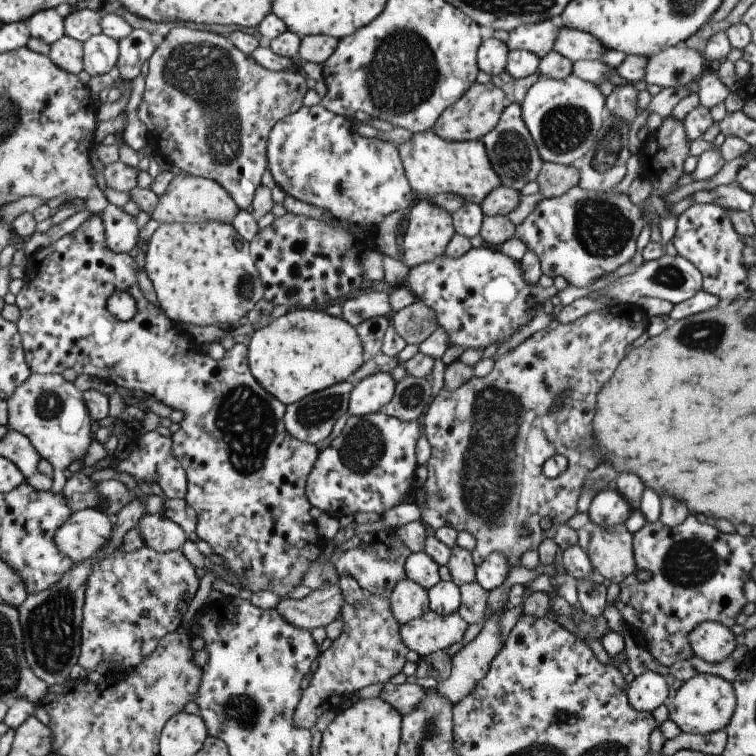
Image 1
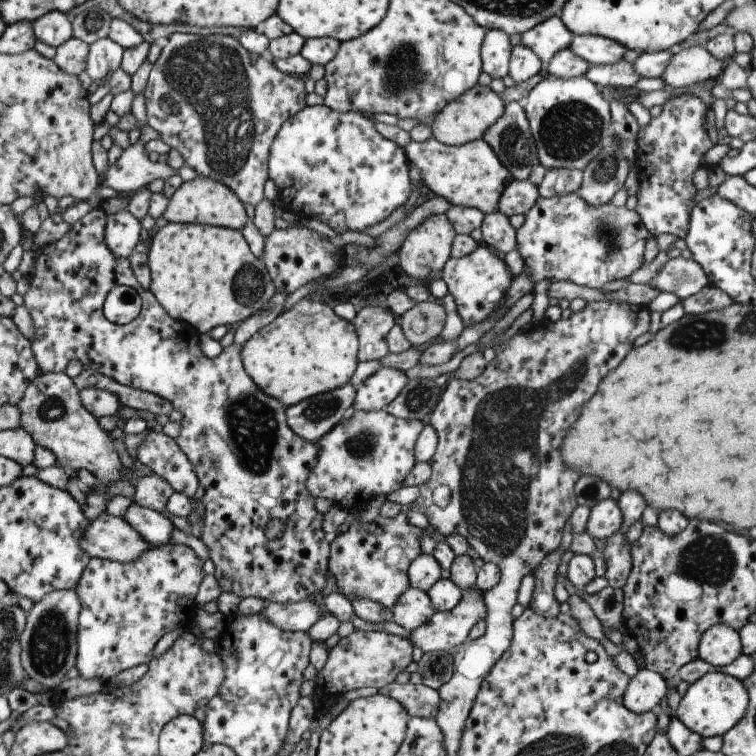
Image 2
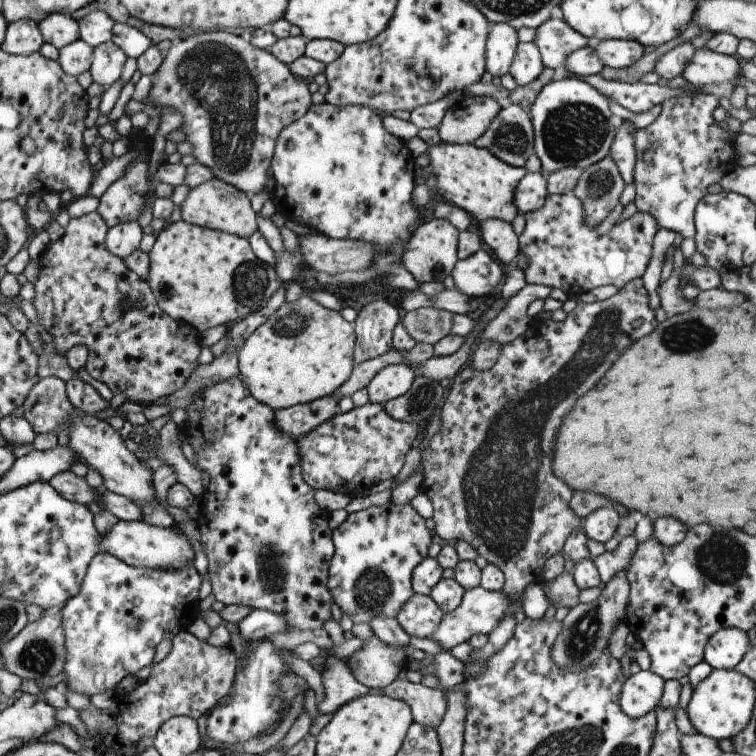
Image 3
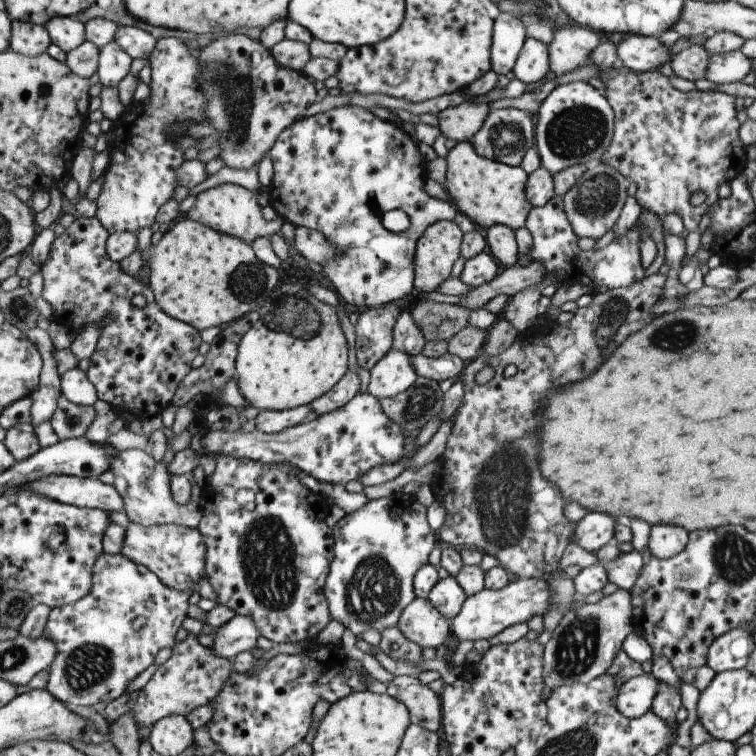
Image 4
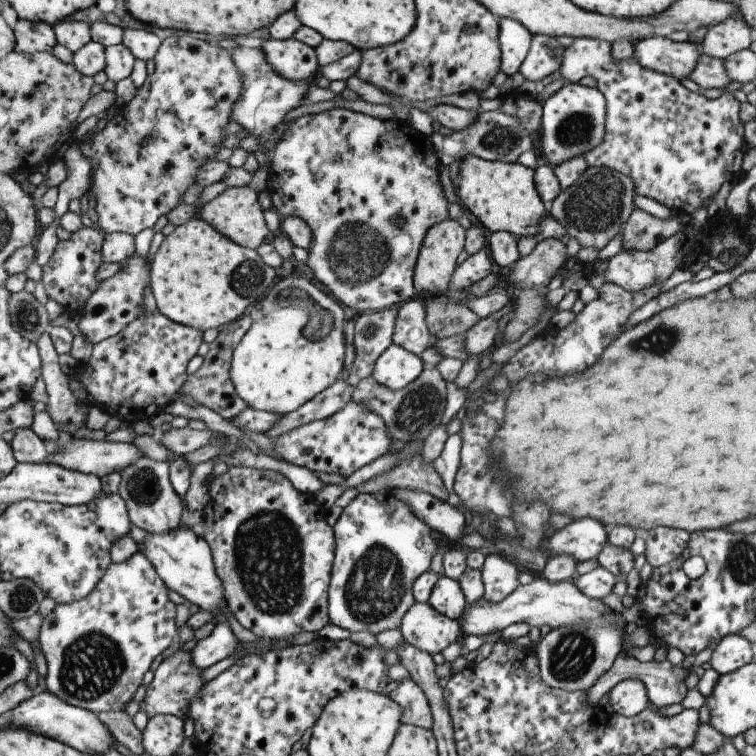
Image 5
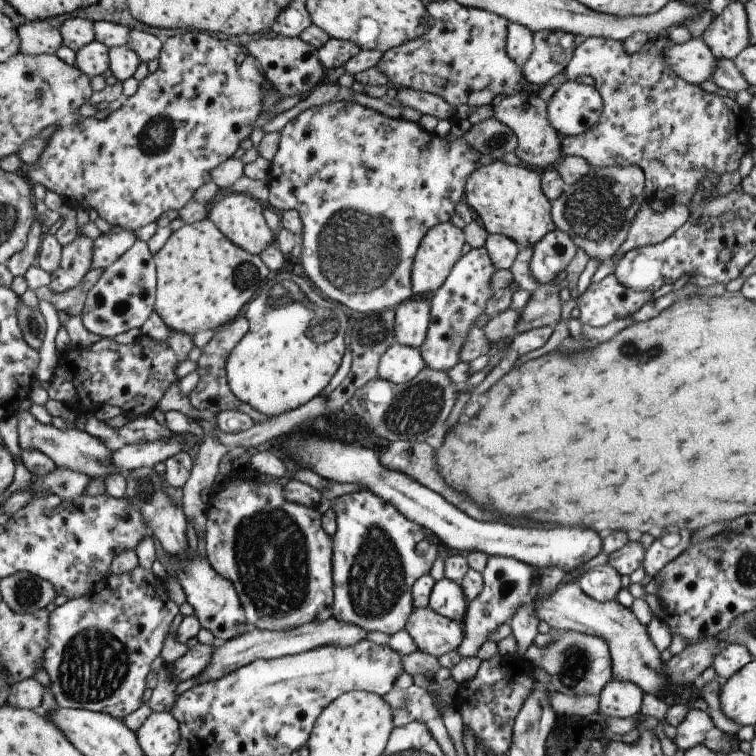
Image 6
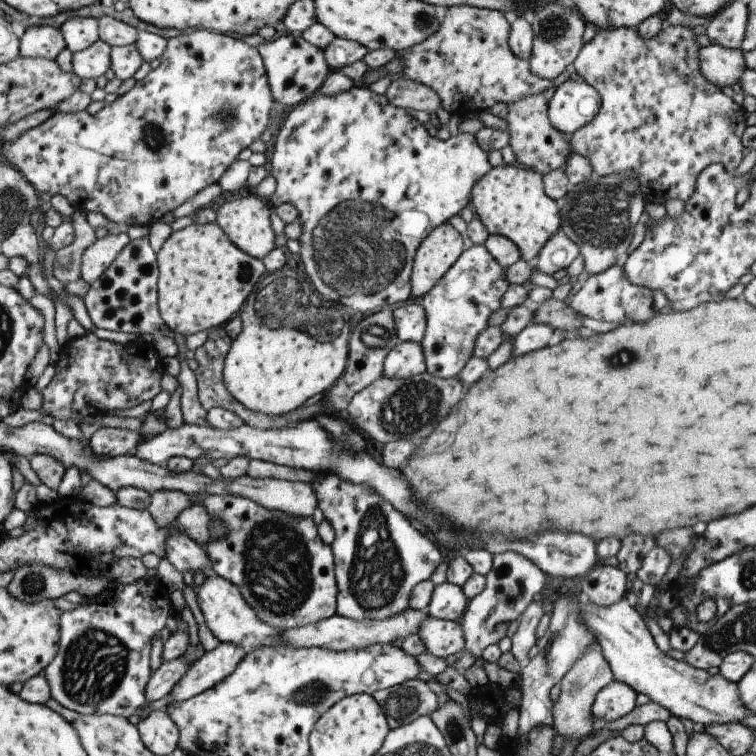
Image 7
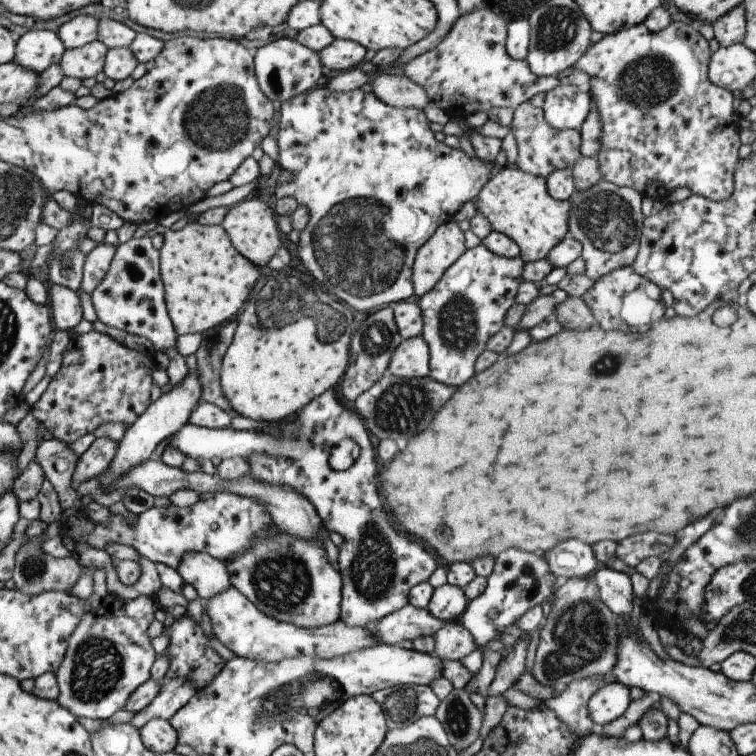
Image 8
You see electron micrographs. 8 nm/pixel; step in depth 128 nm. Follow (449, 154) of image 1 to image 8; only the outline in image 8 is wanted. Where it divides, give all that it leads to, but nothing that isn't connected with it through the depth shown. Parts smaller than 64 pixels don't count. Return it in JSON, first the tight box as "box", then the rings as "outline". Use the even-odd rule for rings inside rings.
{"box":[476,164,569,263],"outline":[[[505,164],[495,170],[477,193],[476,199],[476,212],[487,218],[492,231],[505,234],[517,244],[518,256],[524,263],[545,259],[549,250],[567,234],[569,199],[559,201],[551,198],[547,194],[545,178],[533,176],[515,166]]]}

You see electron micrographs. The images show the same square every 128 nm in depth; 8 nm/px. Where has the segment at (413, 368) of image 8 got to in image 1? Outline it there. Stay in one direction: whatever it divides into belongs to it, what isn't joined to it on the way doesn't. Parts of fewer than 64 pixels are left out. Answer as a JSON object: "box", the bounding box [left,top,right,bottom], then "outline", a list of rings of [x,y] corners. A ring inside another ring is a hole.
{"box":[347,372,396,416],"outline":[[[377,372],[353,383],[347,405],[350,416],[365,416],[377,412],[391,400],[396,381],[389,372]]]}

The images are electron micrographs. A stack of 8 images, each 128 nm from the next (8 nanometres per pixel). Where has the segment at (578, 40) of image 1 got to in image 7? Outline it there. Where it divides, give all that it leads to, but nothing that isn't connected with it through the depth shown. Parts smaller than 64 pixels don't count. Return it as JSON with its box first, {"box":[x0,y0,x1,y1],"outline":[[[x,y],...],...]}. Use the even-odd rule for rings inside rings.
{"box":[699,44,747,89],"outline":[[[717,44],[701,47],[699,67],[703,78],[711,84],[728,89],[739,82],[741,74],[747,70],[740,48],[731,50]]]}

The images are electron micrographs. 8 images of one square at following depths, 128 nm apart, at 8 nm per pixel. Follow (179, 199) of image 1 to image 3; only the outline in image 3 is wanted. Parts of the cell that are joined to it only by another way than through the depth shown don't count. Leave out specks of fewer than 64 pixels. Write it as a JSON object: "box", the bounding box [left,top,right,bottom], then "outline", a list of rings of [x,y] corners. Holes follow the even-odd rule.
{"box":[178,177,257,239],"outline":[[[212,177],[210,180],[189,189],[185,200],[178,206],[181,212],[181,221],[189,224],[218,230],[227,234],[248,239],[253,232],[257,231],[257,213],[253,212],[249,204],[249,196],[237,190],[231,184],[227,184],[219,178]]]}

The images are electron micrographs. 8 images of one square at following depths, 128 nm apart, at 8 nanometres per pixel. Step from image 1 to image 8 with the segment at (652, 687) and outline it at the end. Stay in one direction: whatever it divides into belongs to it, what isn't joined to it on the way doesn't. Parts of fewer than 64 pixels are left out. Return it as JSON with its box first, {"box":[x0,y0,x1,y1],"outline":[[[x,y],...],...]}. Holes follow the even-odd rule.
{"box":[587,683,630,727],"outline":[[[621,683],[600,685],[587,701],[589,718],[596,727],[602,727],[619,718],[630,703],[629,690]]]}

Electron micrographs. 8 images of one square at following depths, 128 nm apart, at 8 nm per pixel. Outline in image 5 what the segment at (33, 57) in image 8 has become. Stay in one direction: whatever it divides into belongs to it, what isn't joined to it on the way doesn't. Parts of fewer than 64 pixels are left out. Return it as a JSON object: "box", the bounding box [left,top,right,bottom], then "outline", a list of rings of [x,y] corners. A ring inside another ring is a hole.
{"box":[12,19,56,54],"outline":[[[17,19],[12,31],[14,50],[19,54],[49,53],[56,43],[52,26],[45,22]]]}

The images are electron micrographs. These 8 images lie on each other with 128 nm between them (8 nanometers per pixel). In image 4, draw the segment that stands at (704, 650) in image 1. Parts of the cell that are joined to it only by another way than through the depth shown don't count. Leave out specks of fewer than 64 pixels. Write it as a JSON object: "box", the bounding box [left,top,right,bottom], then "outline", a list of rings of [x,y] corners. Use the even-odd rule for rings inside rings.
{"box":[706,630,754,673],"outline":[[[728,630],[707,649],[706,665],[716,673],[743,669],[754,647],[752,637],[743,630]]]}

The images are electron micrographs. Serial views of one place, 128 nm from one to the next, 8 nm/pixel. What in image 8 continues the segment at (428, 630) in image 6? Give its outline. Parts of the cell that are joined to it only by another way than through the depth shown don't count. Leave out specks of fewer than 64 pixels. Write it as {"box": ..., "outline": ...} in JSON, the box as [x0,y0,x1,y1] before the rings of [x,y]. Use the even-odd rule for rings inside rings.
{"box":[432,622,477,661],"outline":[[[450,622],[441,626],[432,636],[434,652],[441,661],[459,661],[477,646],[473,642],[473,636],[457,622]]]}

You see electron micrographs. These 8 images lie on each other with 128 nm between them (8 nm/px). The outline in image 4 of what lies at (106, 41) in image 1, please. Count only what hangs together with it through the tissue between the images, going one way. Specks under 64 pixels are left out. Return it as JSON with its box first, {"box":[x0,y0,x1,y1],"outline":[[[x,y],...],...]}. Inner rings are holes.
{"box":[97,41,132,87],"outline":[[[115,41],[108,42],[99,49],[97,59],[97,74],[101,86],[115,87],[127,74],[132,61]]]}

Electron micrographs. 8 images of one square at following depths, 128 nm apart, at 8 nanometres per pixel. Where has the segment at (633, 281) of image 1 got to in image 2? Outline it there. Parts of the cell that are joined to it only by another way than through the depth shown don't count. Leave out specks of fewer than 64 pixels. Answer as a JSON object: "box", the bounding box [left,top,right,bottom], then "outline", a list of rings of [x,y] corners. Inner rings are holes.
{"box":[647,253,708,302],"outline":[[[672,253],[659,268],[659,272],[647,282],[661,293],[675,294],[679,302],[708,285],[707,276],[697,262]]]}

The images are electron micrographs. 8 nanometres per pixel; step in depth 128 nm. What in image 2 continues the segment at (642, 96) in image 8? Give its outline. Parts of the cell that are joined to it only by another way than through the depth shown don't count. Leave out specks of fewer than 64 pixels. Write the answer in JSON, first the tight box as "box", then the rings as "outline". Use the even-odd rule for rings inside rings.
{"box":[518,15,713,238],"outline":[[[555,15],[520,34],[518,44],[533,50],[542,66],[547,66],[555,52],[569,48],[571,38],[573,34],[563,26],[560,17]],[[675,96],[664,102],[657,117],[638,128],[636,168],[638,186],[635,212],[640,222],[652,236],[659,234],[675,234],[685,238],[689,212],[693,208],[693,197],[696,190],[692,177],[696,170],[704,165],[702,157],[713,147],[705,129],[705,114],[708,109],[699,96]]]}

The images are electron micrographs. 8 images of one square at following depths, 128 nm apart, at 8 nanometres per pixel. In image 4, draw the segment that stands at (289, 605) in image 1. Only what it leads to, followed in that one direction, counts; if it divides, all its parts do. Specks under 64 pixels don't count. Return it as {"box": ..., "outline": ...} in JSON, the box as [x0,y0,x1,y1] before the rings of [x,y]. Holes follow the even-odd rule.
{"box":[207,614,259,659],"outline":[[[234,614],[231,620],[214,631],[212,644],[207,650],[219,658],[228,659],[244,650],[251,650],[257,638],[259,630],[255,628],[255,622],[251,618]]]}

